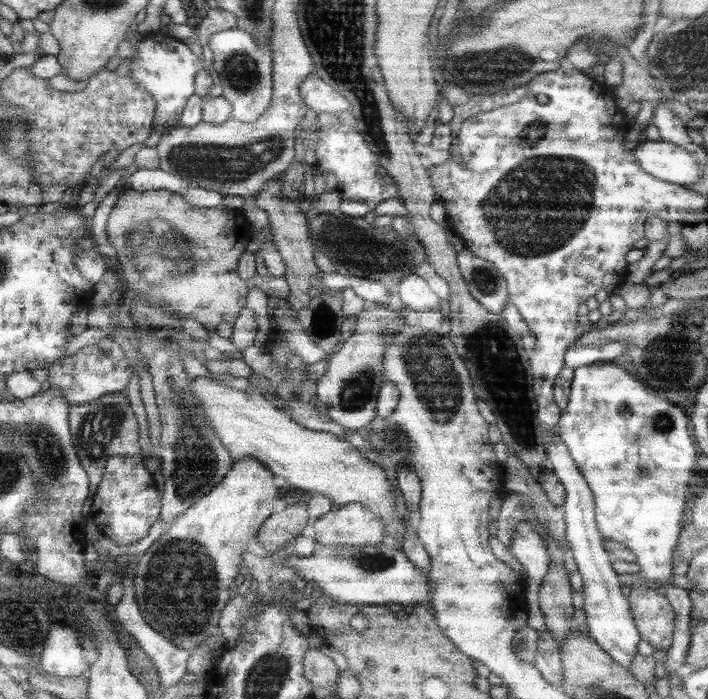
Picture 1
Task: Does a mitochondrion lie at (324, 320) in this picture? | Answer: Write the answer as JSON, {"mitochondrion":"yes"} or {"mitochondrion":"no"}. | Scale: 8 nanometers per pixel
{"mitochondrion":"yes"}

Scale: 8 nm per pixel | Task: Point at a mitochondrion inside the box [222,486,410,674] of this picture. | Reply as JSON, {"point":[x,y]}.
{"point":[369,562]}

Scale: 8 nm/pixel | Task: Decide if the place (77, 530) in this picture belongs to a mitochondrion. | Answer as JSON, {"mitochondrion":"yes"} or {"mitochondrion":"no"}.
{"mitochondrion":"no"}

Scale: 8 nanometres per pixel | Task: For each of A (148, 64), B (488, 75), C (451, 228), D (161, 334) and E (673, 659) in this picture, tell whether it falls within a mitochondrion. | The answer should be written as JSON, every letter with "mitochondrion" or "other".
{"A":"other","B":"mitochondrion","C":"other","D":"mitochondrion","E":"other"}

